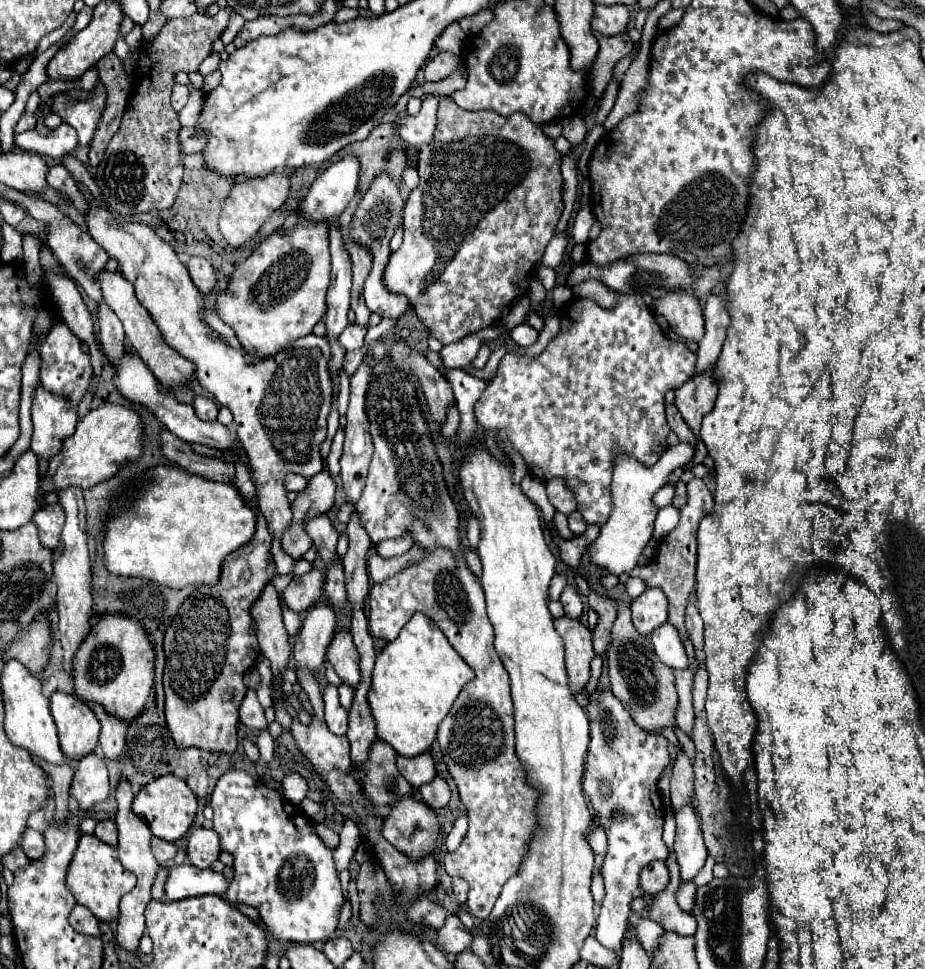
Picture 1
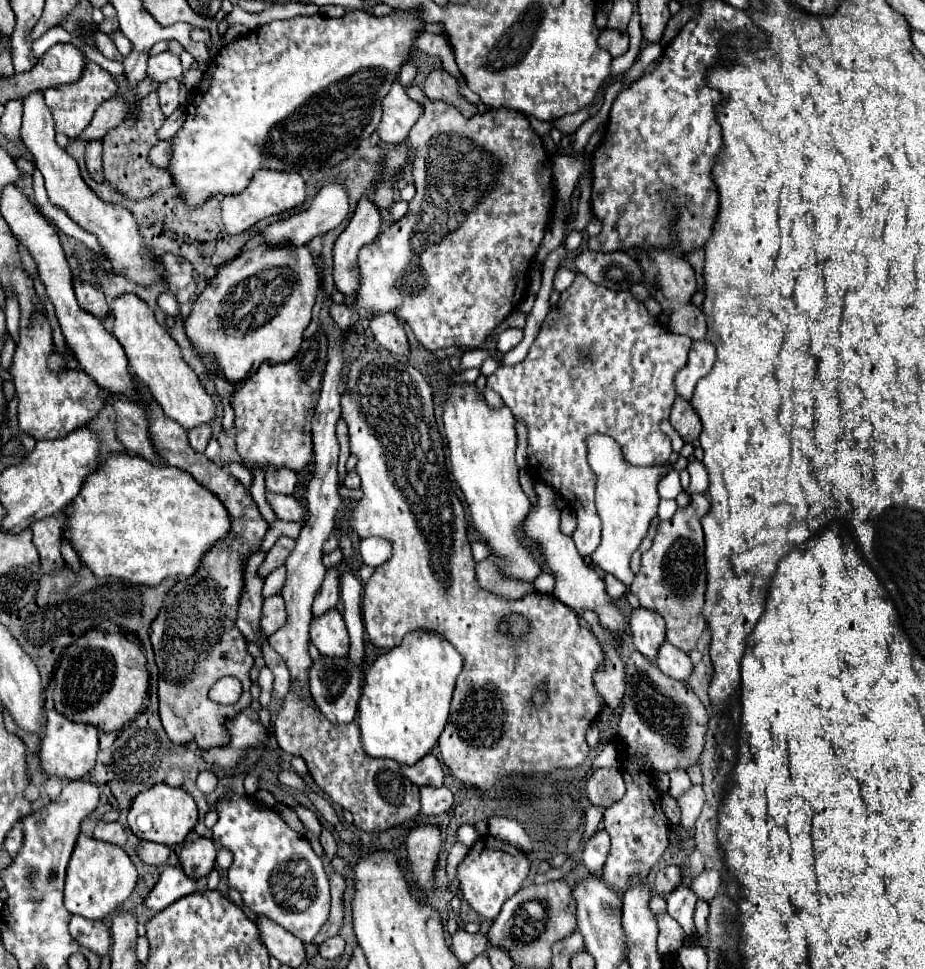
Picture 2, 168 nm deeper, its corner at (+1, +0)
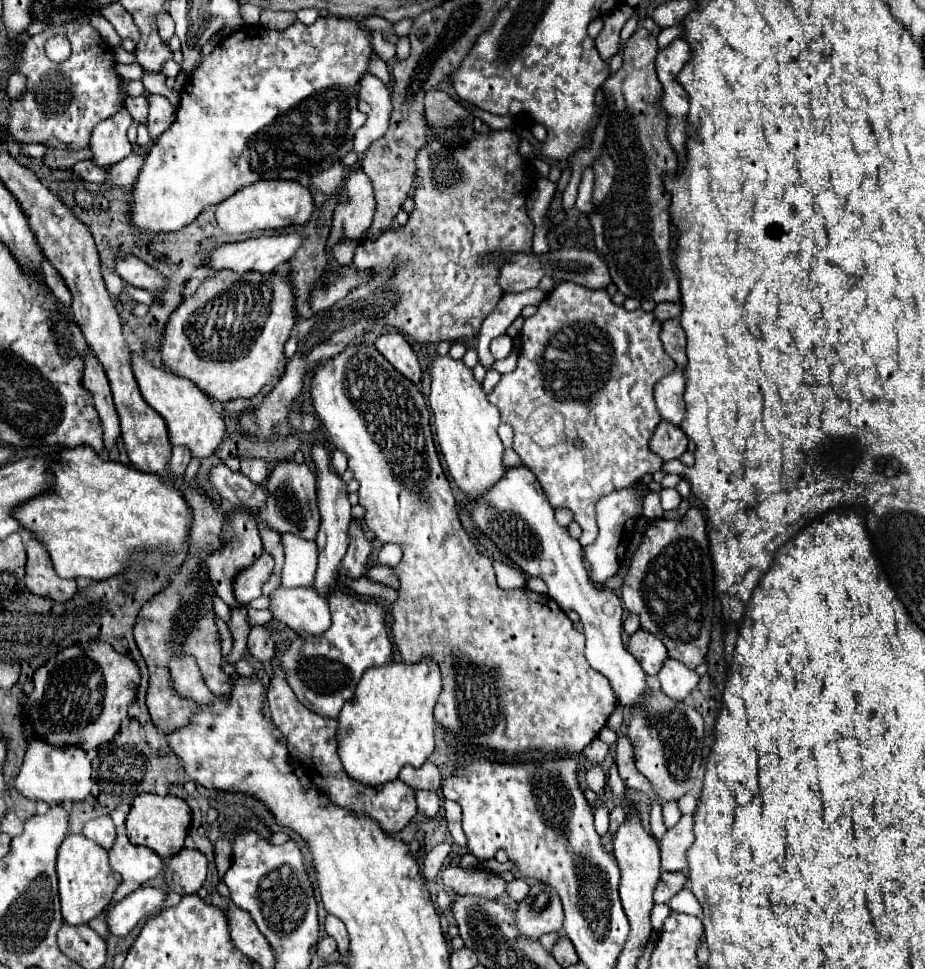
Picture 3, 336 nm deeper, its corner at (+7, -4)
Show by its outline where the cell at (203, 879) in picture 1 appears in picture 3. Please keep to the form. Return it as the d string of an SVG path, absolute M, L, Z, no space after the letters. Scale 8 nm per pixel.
M152 885L140 887L106 911L108 931L114 937L126 937L144 915L160 911L164 899L166 895L162 889L156 889Z

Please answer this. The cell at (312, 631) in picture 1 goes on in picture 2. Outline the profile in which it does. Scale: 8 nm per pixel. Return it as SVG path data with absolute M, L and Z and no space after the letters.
M334 567L334 569L326 571L326 579L324 579L320 591L316 593L316 599L312 605L312 615L320 617L326 611L334 609L338 599L340 599L340 571Z

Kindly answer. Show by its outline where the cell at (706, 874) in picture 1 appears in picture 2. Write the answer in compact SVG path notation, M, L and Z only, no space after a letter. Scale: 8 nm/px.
M698 899L694 921L696 921L696 929L702 937L702 945L706 945L706 917L708 917L708 903L704 899Z

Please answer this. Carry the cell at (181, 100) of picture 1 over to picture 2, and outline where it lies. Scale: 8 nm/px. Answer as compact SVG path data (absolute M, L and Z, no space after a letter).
M168 79L168 81L160 83L158 95L160 95L160 107L162 107L164 115L172 115L178 109L178 105L180 105L178 93L180 93L180 83L176 79Z

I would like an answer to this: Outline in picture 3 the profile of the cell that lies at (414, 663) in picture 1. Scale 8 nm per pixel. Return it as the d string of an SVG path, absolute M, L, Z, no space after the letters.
M422 661L422 663L390 663L386 667L374 667L374 669L368 669L366 675L362 675L358 687L356 687L354 699L345 703L344 707L340 711L340 717L338 717L338 731L336 731L336 741L338 741L338 755L340 755L340 761L342 761L342 767L346 771L346 775L358 783L364 783L368 787L376 787L376 785L384 785L388 781L394 781L398 779L398 773L404 765L412 765L412 767L420 767L434 751L434 715L432 715L432 709L438 701L438 695L440 695L440 689L442 689L442 677L440 677L440 671L438 671L438 665L436 663L428 663L428 661Z

